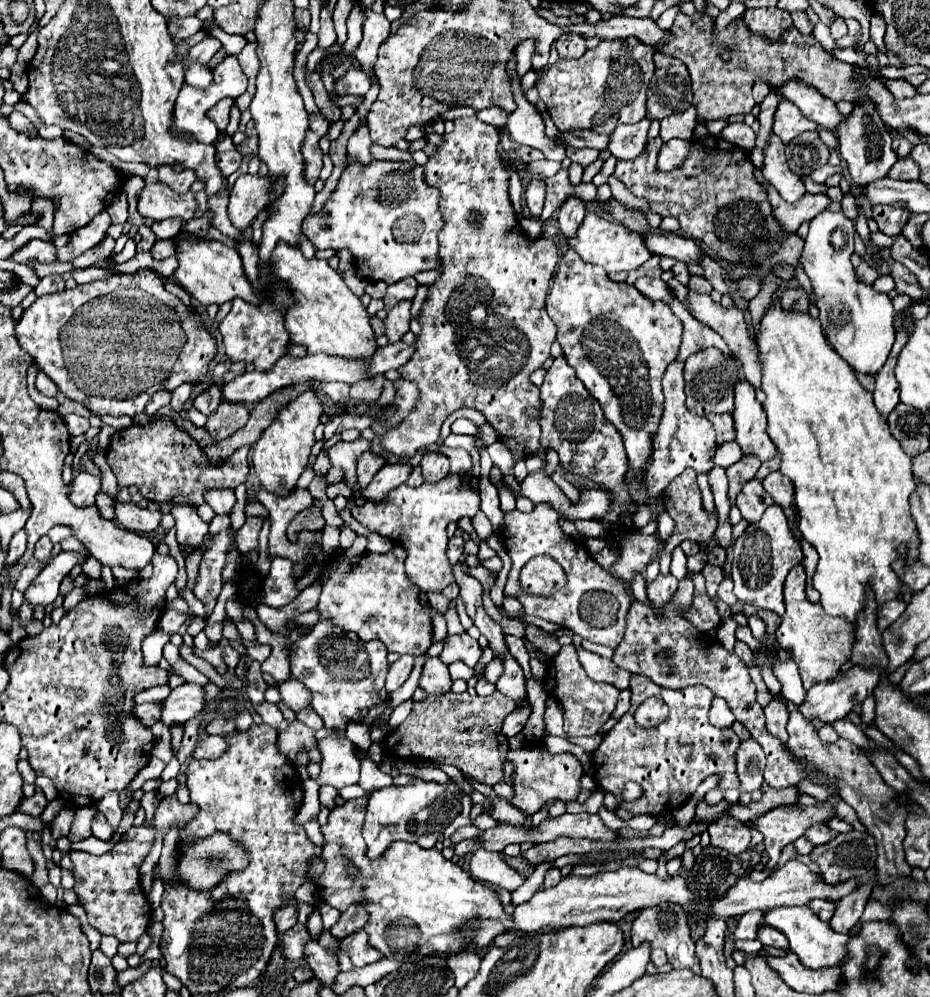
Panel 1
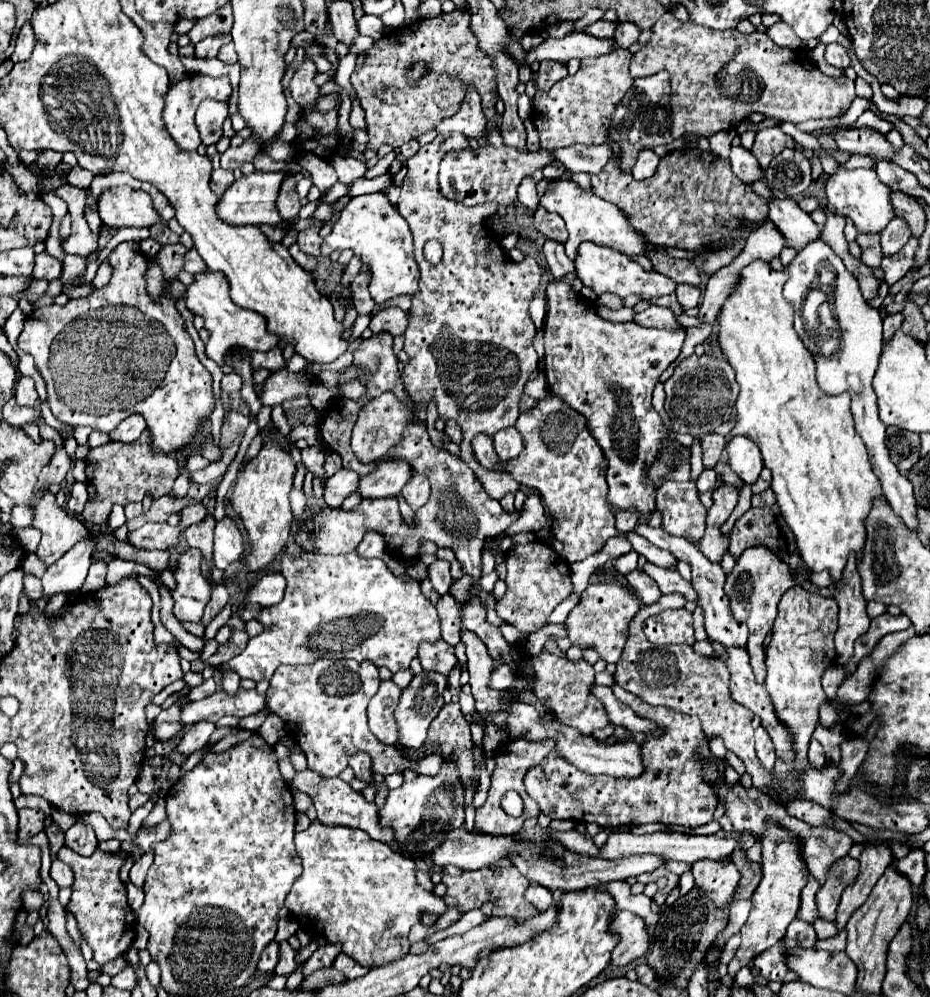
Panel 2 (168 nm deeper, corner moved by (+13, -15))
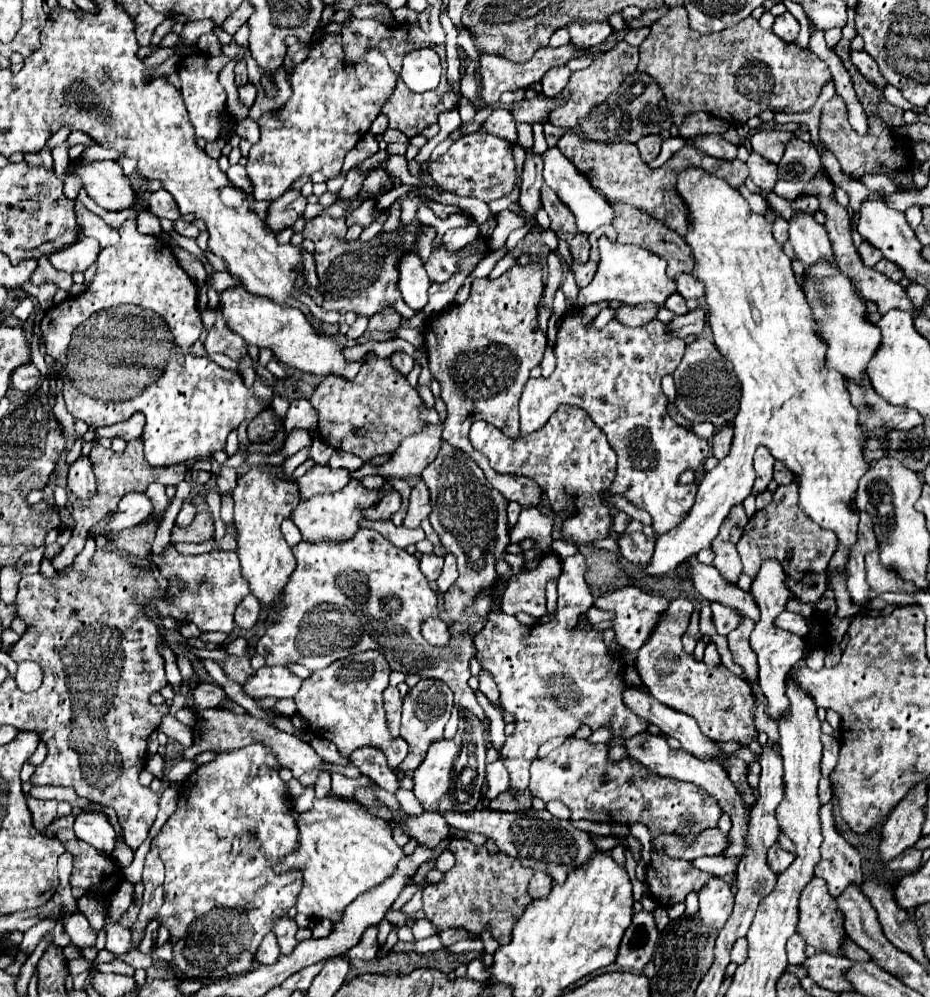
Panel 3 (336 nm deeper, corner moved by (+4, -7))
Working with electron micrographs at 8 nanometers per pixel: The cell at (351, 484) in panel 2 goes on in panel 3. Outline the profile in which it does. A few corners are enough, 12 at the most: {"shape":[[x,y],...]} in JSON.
{"shape":[[314,465],[296,483],[302,499],[336,493],[350,473]]}

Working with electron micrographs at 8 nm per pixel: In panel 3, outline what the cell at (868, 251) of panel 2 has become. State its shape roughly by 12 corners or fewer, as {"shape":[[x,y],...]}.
{"shape":[[868,243],[858,247],[866,267],[874,267],[882,259],[876,247],[868,247]]}

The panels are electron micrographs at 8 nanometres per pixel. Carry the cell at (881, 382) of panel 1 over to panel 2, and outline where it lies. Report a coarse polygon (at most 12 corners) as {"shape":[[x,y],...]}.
{"shape":[[901,313],[885,317],[883,337],[889,341],[903,323]]}

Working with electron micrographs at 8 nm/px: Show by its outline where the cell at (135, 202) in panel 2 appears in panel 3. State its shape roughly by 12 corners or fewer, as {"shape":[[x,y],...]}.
{"shape":[[70,161],[86,193],[108,211],[134,205],[116,161]]}

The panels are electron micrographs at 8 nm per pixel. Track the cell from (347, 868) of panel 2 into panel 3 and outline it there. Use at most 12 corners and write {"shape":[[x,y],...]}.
{"shape":[[356,801],[298,813],[298,913],[336,923],[404,851]]}

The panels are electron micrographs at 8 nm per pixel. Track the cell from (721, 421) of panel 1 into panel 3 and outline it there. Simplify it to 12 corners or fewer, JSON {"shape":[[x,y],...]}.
{"shape":[[718,429],[712,441],[712,455],[724,459],[732,445],[732,429]]}

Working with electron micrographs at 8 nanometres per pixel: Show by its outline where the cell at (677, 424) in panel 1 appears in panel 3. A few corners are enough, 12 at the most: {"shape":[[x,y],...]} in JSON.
{"shape":[[616,513],[612,535],[620,537],[626,531],[630,517]]}

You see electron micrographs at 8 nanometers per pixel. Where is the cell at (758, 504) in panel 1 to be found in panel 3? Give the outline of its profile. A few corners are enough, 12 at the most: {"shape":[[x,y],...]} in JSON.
{"shape":[[780,485],[738,541],[744,573],[778,559],[790,597],[816,603],[836,535]]}

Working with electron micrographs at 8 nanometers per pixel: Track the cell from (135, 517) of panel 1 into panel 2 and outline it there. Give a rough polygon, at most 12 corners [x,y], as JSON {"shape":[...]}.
{"shape":[[145,523],[127,541],[139,549],[179,543],[179,527]]}

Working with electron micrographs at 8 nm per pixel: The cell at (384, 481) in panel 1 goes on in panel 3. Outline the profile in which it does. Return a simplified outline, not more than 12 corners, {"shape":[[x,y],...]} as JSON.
{"shape":[[424,425],[380,467],[352,477],[420,475],[442,445],[444,425]]}

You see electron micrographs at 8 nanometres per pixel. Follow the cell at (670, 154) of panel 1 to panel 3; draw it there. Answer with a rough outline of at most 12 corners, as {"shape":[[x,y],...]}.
{"shape":[[646,135],[636,143],[646,163],[660,155],[662,137]]}

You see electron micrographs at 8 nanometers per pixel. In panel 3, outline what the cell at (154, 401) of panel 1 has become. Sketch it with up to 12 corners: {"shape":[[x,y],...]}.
{"shape":[[136,413],[120,425],[96,429],[98,437],[138,439],[144,415]]}

